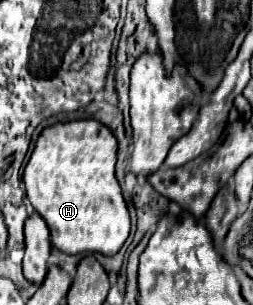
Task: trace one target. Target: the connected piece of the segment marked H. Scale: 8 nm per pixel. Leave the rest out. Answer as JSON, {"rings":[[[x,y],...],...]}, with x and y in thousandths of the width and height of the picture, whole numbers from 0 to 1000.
{"rings":[[[316,390],[229,403],[182,416],[142,462],[142,482],[119,508],[119,528],[95,554],[87,593],[103,613],[103,646],[126,679],[174,711],[206,803],[269,836],[300,830],[403,830],[411,843],[443,843],[474,823],[514,764],[514,705],[482,646],[482,620],[451,580],[458,541],[458,456],[435,423],[372,390]]]}

